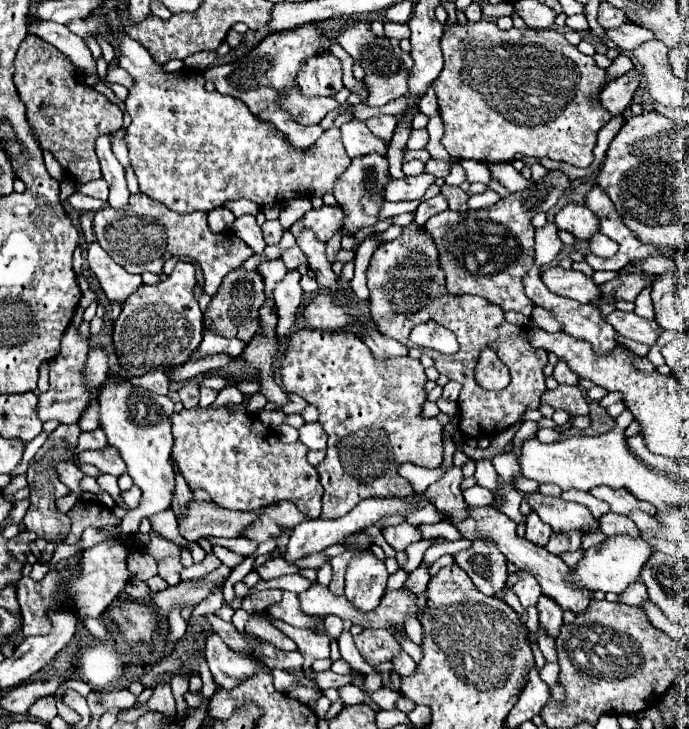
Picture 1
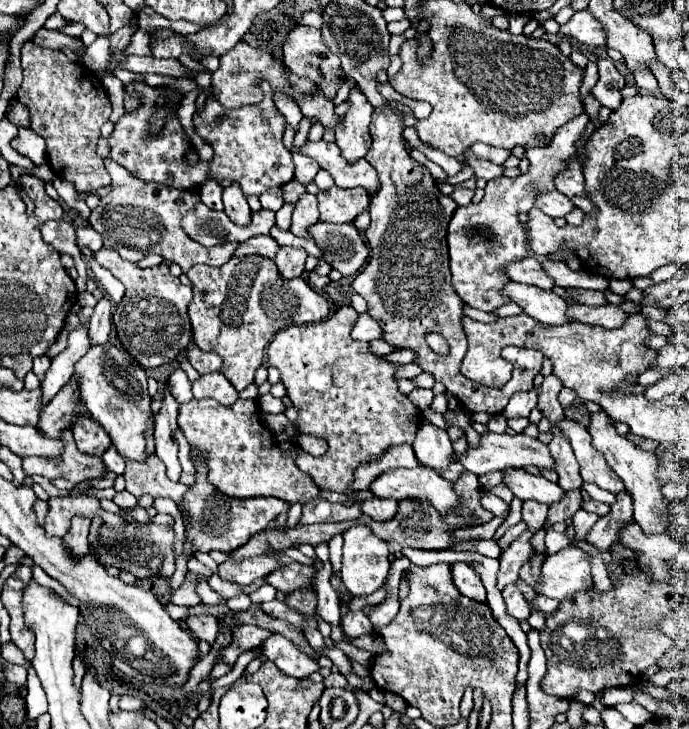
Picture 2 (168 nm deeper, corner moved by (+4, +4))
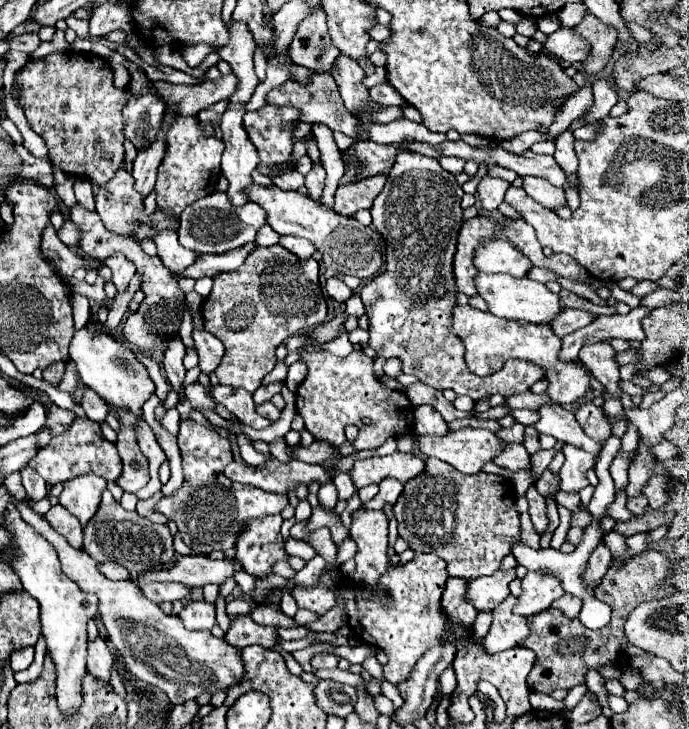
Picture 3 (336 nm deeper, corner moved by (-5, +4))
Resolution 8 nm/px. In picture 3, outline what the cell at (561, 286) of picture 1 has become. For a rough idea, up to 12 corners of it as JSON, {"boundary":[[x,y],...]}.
{"boundary":[[503,238],[477,248],[475,266],[485,274],[525,278],[531,260]]}

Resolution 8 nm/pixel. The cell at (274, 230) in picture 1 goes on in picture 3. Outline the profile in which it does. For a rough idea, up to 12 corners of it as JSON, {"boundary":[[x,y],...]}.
{"boundary":[[213,192],[181,212],[179,242],[219,254],[253,242],[259,204],[233,208]]}

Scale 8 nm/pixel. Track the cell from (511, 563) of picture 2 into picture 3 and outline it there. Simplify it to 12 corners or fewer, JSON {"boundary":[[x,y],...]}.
{"boundary":[[497,570],[469,582],[469,600],[493,610],[511,592],[515,570]]}

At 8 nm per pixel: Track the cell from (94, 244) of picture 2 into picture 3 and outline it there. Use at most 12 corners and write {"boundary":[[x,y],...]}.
{"boundary":[[71,220],[59,230],[61,242],[77,248],[81,232]]}

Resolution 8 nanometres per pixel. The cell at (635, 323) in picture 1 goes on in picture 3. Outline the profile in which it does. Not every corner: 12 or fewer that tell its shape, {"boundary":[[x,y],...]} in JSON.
{"boundary":[[565,308],[553,320],[559,338],[589,326],[595,316],[587,310]]}

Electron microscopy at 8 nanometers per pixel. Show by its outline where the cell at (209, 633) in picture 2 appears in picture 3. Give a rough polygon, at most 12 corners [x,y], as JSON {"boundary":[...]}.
{"boundary":[[189,602],[179,618],[189,630],[211,630],[215,604]]}

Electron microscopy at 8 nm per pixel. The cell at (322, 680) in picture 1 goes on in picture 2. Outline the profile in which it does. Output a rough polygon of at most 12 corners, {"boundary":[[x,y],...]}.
{"boundary":[[280,634],[262,642],[262,654],[284,674],[306,678],[318,670],[296,644]]}

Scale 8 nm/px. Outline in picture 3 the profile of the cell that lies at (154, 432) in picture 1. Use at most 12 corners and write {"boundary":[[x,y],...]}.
{"boundary":[[77,330],[69,356],[109,406],[143,414],[155,384],[111,334]]}

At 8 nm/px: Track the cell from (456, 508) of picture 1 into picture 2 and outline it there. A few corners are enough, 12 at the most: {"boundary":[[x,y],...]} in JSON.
{"boundary":[[420,422],[416,458],[430,468],[448,468],[452,442],[448,432]]}

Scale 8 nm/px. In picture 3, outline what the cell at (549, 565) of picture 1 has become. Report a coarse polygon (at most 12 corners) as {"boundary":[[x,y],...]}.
{"boundary":[[395,452],[353,464],[357,488],[395,478],[407,484],[425,472],[417,456]]}

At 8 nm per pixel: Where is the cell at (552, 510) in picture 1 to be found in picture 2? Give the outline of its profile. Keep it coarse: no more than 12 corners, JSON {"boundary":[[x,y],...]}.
{"boundary":[[506,468],[502,482],[522,500],[550,506],[564,490],[524,468]]}

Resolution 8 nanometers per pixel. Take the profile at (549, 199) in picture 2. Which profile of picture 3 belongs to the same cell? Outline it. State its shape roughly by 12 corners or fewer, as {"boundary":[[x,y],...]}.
{"boundary":[[535,176],[523,190],[549,210],[567,206],[565,192]]}

